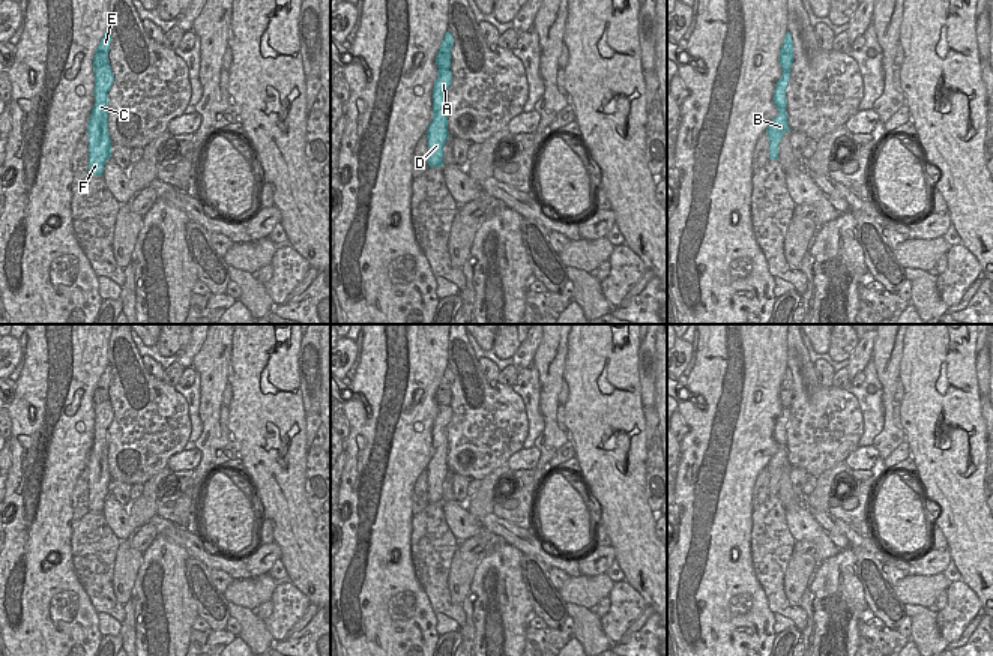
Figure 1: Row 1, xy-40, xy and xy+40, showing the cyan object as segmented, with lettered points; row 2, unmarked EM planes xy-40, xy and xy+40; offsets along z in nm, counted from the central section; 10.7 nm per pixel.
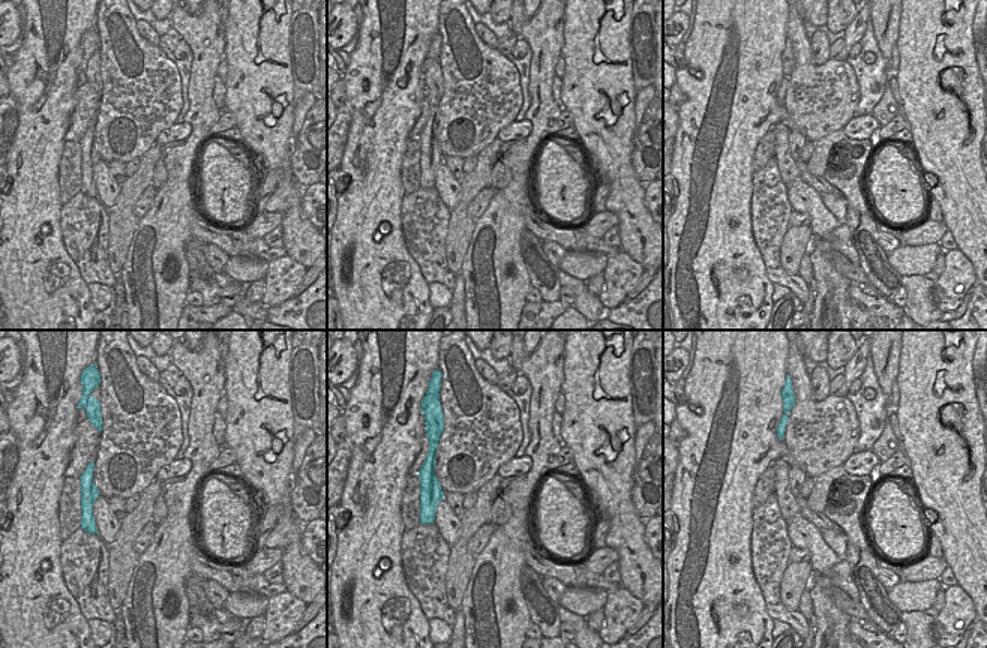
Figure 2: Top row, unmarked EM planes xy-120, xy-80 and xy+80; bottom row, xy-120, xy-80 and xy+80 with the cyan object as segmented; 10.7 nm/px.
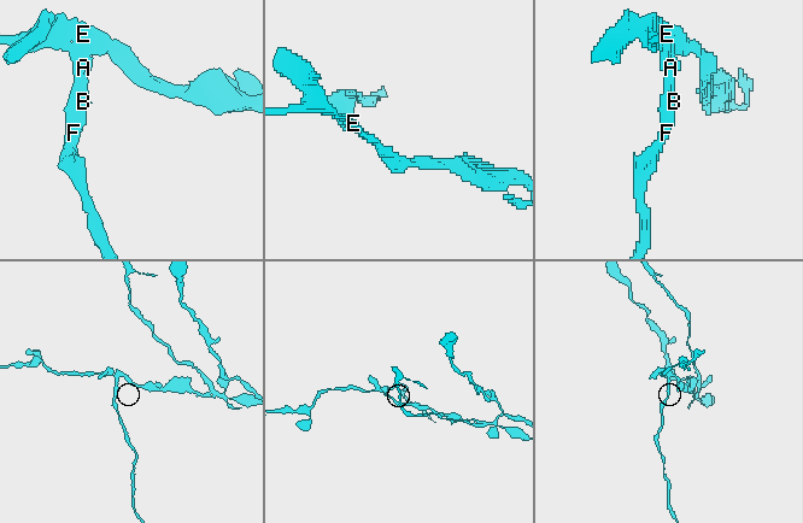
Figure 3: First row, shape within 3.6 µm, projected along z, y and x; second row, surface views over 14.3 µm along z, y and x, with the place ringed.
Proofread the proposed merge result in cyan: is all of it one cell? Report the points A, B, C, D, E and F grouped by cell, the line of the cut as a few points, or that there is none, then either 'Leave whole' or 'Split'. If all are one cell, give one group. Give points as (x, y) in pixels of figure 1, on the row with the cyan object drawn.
Groups: A B C D F / E. Split along xy-40 (96, 51), (107, 54). Split

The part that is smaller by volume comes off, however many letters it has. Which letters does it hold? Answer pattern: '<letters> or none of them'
A, B, C, D, F

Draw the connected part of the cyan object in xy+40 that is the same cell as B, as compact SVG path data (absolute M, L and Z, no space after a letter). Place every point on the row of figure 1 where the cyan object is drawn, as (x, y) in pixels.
M783 72L781 78L775 84L774 92L774 104L778 108L778 116L771 122L771 125L766 129L766 134L769 137L769 159L778 158L778 146L781 141L781 137L786 131L792 131L787 125L787 114L786 114L786 87L790 80L790 72Z

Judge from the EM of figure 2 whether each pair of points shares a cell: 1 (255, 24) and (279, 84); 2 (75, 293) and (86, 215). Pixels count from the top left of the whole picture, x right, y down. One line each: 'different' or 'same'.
1: same
2: different

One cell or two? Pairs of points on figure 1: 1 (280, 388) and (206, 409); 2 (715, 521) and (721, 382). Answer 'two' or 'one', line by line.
1: two
2: one

